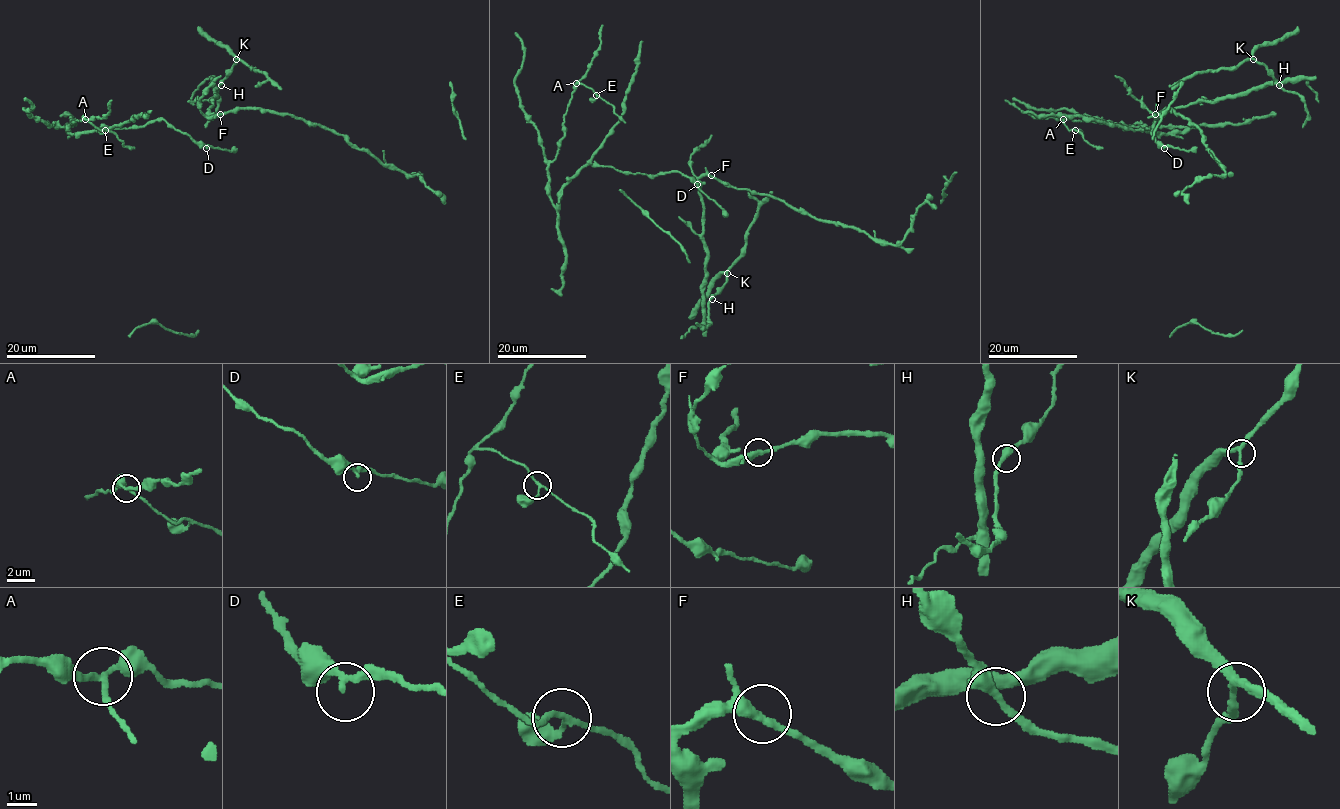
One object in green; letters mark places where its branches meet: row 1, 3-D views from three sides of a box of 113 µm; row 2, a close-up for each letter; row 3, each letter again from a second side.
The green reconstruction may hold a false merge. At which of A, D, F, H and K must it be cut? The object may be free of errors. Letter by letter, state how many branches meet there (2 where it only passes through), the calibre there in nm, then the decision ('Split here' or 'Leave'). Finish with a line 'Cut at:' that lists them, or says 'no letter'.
A: Branches: 3. Thickness 200 nm. Split here
D: Branches: 2. Thickness 170 nm. Leave
F: Branches: 3. Thickness 300 nm. Leave
H: Branches: 3. Thickness 320 nm. Leave
K: Branches: 3. Thickness 240 nm. Leave
Cut at: A

